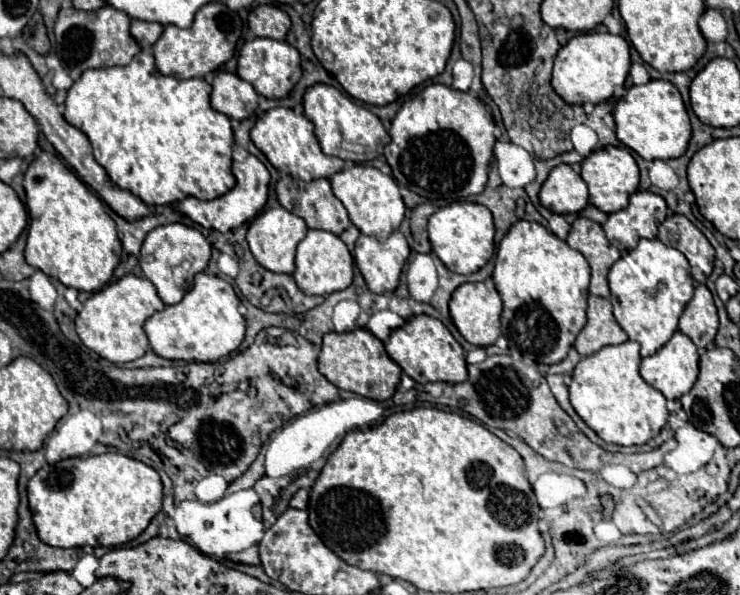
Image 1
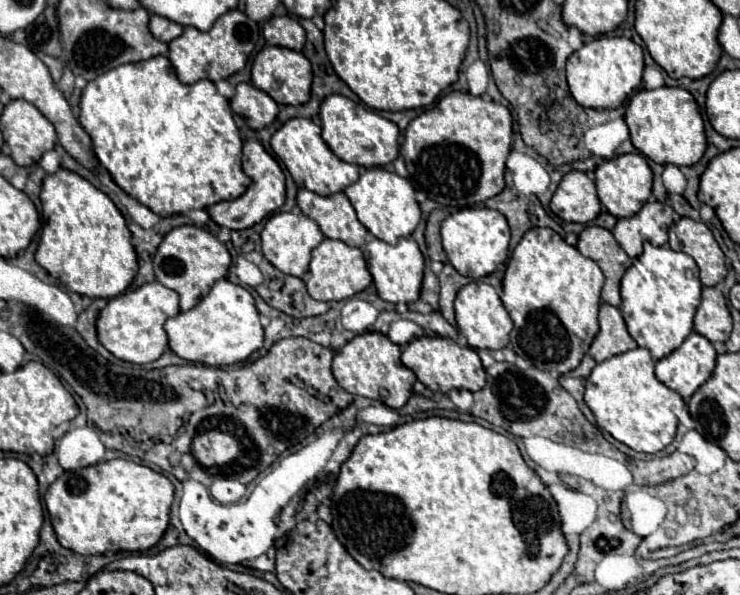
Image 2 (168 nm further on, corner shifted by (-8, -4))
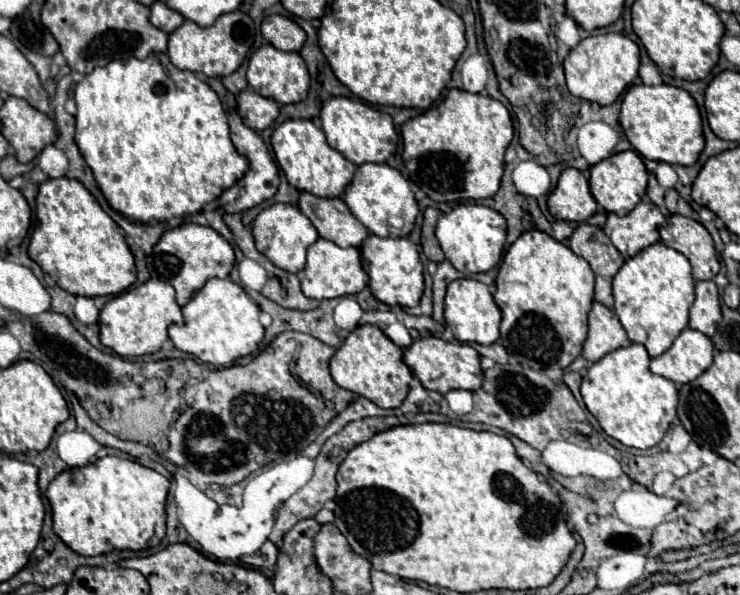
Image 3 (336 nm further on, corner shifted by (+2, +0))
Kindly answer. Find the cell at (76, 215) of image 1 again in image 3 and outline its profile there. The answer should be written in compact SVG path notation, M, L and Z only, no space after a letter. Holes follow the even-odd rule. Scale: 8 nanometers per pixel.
M68 177L40 183L36 195L36 225L28 255L58 287L72 295L118 295L136 281L134 257L124 241L122 229L80 181Z

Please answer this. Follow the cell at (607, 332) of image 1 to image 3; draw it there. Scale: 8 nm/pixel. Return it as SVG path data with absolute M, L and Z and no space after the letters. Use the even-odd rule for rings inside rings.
M602 303L592 305L588 323L590 331L582 347L582 357L588 359L590 363L598 361L600 357L604 357L614 349L630 345L630 339L626 337L626 331L622 329L616 313L604 307Z

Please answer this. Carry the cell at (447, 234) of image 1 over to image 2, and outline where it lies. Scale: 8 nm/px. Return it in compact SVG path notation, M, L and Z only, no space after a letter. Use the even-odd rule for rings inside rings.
M468 207L442 221L442 245L448 255L448 261L460 275L470 279L480 279L494 273L508 259L510 229L508 221L500 211L488 207Z

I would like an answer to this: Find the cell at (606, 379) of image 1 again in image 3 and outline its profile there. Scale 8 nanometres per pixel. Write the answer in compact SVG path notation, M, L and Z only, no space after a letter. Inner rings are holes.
M632 343L592 363L580 385L586 409L598 419L604 433L618 439L622 445L636 449L650 449L662 441L668 425L676 417L678 405L678 389L674 381L654 375L648 365L650 357L646 347Z

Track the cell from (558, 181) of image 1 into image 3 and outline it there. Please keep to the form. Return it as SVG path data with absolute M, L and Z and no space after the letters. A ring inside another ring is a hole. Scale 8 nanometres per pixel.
M564 169L556 187L548 195L548 211L558 221L582 223L596 213L596 201L588 189L588 179L578 169Z

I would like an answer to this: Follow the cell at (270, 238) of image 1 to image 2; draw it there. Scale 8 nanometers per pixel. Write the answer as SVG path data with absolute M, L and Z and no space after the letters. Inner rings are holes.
M274 213L264 225L260 233L260 241L262 241L264 257L276 269L280 269L286 275L306 277L310 267L310 253L314 247L318 247L324 241L324 233L316 221L312 221L302 213Z

